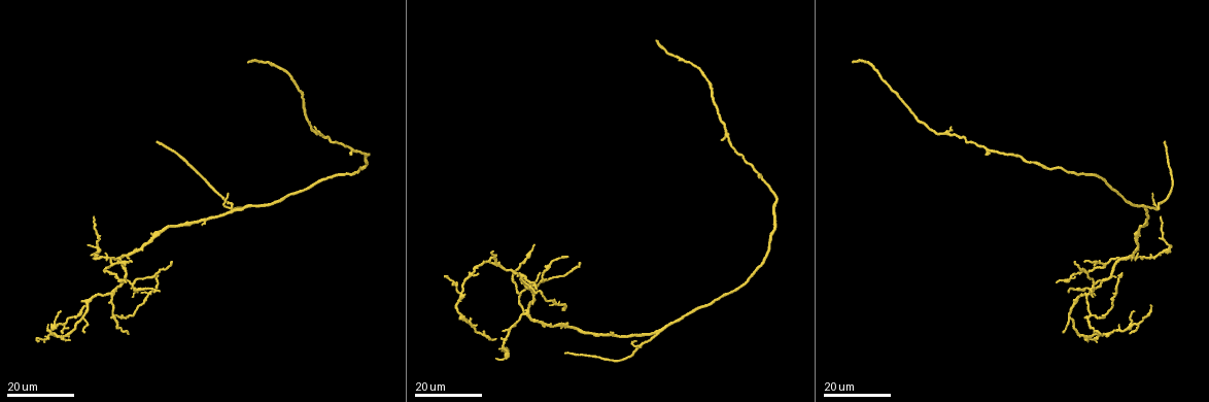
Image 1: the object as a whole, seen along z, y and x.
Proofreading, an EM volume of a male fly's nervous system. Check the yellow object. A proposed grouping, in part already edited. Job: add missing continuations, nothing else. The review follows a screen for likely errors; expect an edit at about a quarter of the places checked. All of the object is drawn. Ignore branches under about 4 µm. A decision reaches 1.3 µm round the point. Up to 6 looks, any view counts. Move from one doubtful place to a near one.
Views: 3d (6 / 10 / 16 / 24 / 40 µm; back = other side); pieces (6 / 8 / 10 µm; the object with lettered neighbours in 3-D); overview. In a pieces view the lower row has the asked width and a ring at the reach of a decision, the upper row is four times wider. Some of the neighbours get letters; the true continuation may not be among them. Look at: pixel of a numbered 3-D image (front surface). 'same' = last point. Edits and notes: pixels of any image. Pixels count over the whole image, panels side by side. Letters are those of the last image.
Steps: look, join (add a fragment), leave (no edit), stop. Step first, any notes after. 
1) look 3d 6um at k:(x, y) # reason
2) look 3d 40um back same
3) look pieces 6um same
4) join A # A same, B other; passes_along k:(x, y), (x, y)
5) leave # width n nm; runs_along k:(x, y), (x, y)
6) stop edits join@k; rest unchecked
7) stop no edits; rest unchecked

look 3d 24um at 1:(851, 61)

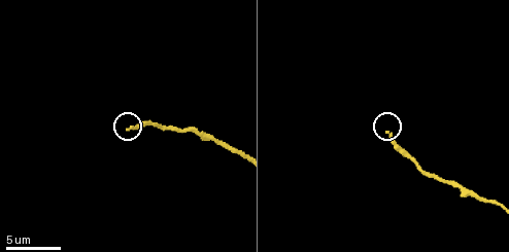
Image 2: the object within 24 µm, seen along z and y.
look pieces 6um at 2:(388, 131)

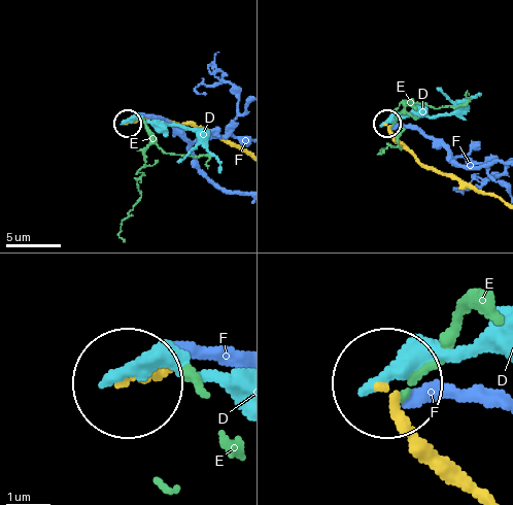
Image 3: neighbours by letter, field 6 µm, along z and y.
leave # D other, E other, F other; runs_along 3:(500, 200), (424, 167), (387, 124); no lettered fragment goes on from it

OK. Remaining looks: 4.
look 3d 24um at 1:(1068, 292) # thin end

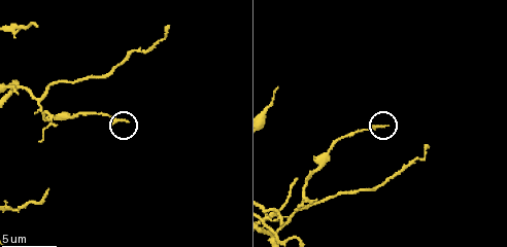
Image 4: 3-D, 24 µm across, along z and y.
look pieces 6um at 4:(127, 121) # what lies round it

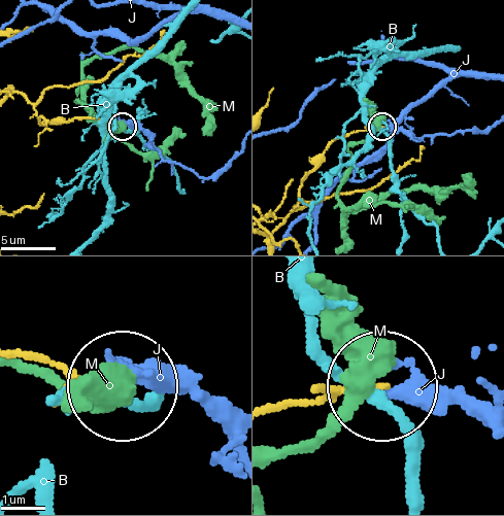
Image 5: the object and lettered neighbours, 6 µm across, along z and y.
leave # B other, J other, M other; runs_along 5:(276, 409), (383, 383); no lettered fragment goes on from it

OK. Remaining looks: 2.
look 3d 16um at 1:(157, 143) # free end

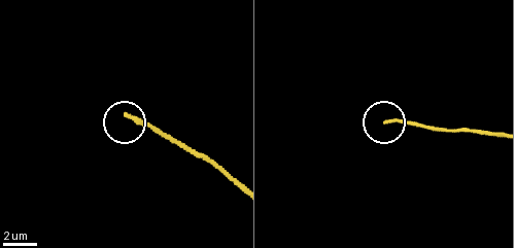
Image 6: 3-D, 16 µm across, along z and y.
look pieces 6um at 6:(385, 121)

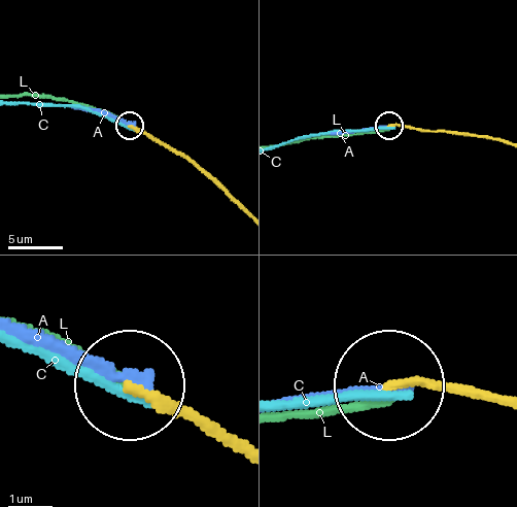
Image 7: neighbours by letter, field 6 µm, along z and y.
leave # A other, C other, L other; runs_along 7:(238, 452), (131, 385); no lettered fragment goes on from it

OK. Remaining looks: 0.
stop no edits; rest unchecked

